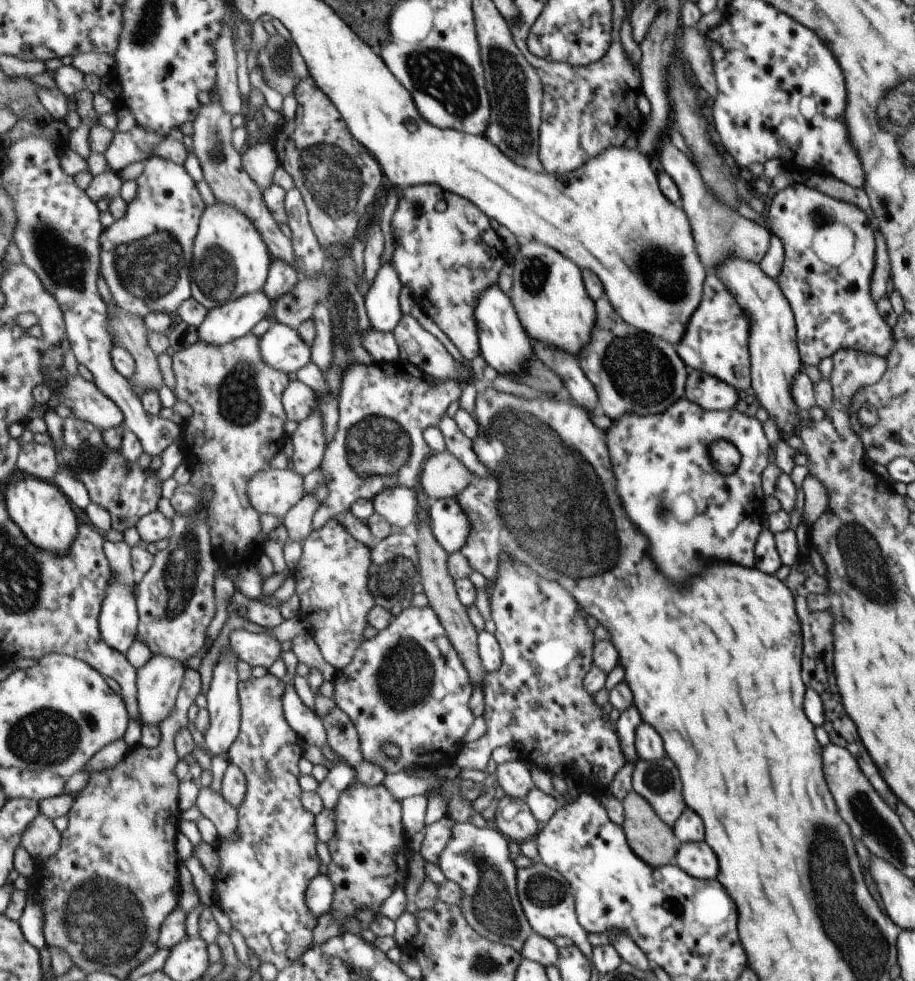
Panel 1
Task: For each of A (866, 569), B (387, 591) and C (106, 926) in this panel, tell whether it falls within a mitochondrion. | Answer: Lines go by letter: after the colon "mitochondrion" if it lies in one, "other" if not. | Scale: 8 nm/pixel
A: mitochondrion
B: mitochondrion
C: mitochondrion

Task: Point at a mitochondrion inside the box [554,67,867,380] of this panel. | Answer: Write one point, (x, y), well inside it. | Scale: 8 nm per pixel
(665, 277)

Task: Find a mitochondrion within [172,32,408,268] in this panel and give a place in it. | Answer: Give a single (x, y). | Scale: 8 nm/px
(332, 177)

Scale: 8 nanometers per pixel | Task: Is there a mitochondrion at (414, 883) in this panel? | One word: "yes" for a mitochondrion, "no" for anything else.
no

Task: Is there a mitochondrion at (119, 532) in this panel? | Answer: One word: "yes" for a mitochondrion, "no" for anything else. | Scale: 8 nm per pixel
no

